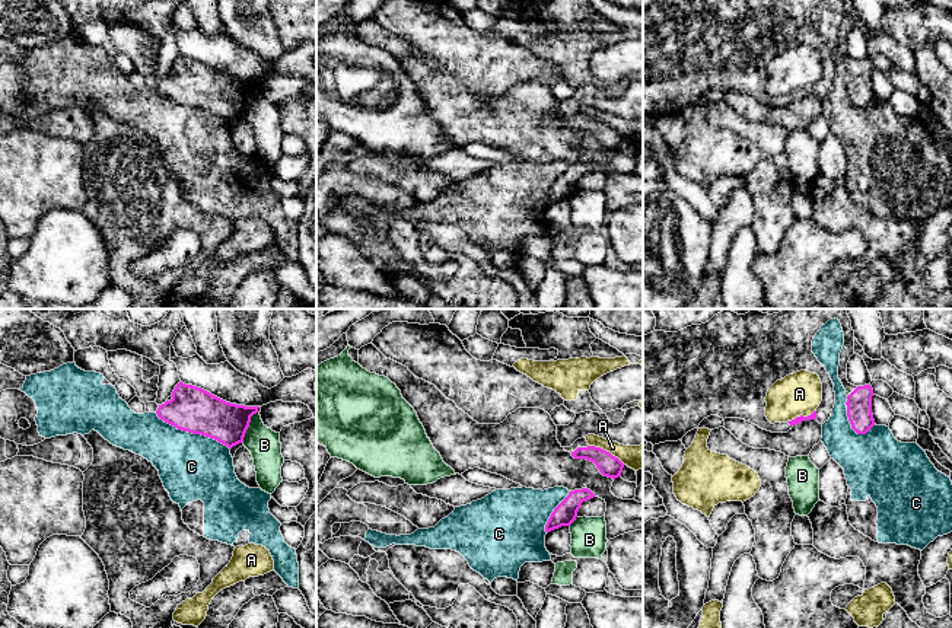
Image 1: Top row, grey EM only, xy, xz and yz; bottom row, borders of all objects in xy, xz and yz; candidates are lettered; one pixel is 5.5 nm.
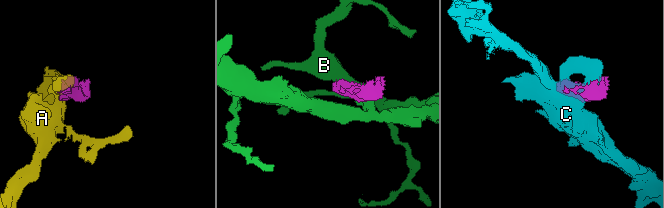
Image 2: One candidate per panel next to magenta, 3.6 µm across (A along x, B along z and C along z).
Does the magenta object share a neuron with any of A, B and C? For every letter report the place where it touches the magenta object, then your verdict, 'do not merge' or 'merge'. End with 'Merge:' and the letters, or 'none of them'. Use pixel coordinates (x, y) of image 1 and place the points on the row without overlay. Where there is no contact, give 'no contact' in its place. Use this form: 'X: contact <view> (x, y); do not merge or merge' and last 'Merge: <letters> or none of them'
A: contact xz (605, 124); do not merge
B: contact xy (248, 99); do not merge
C: contact xy (193, 107); do not merge
Merge: none of them

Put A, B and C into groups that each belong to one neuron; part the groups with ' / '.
A / B / C

